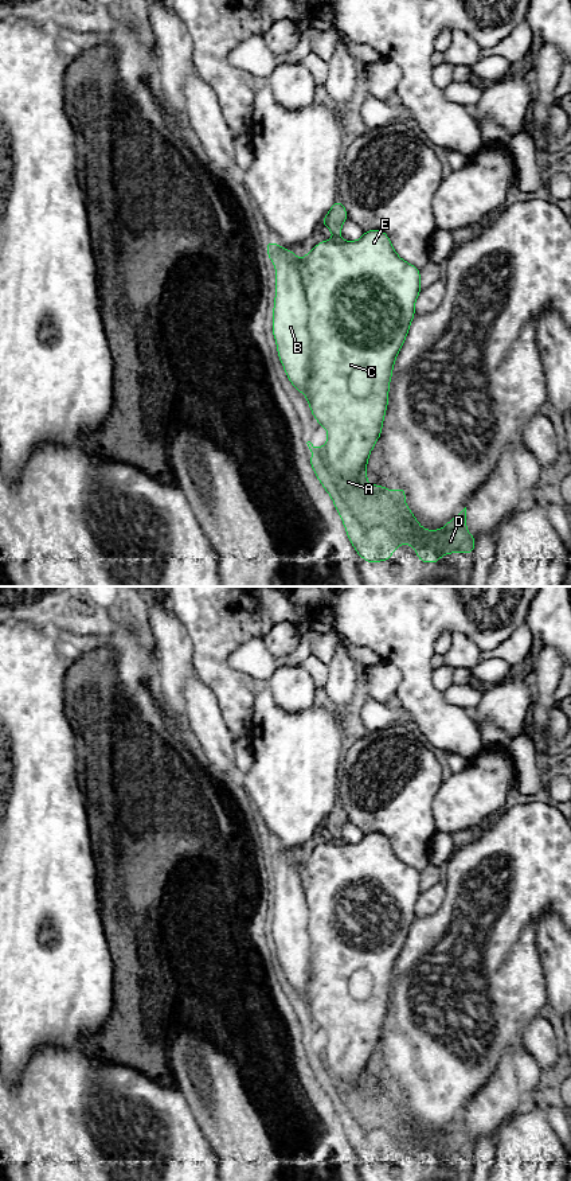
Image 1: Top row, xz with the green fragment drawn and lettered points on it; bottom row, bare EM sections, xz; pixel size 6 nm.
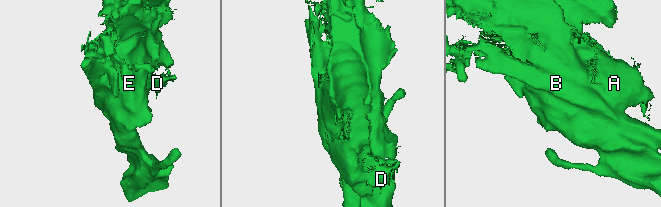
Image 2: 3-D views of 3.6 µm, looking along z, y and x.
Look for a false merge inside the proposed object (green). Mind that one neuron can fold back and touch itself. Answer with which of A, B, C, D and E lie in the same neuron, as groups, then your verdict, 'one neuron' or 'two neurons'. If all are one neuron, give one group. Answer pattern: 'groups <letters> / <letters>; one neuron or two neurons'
groups A C D E / B; two neurons

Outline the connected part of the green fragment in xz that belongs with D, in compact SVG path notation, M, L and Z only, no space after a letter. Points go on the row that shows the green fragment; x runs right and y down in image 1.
M337 199L321 223L335 238L317 243L300 262L310 338L305 397L313 417L328 432L324 447L306 443L313 455L309 463L364 561L387 561L402 543L412 546L423 564L437 564L449 553L472 554L476 537L466 527L466 507L442 529L426 530L407 507L404 488L392 492L379 484L368 484L367 463L382 434L394 363L407 338L422 287L419 269L396 254L384 231L367 230L359 241L341 239L341 226L347 219L347 210Z

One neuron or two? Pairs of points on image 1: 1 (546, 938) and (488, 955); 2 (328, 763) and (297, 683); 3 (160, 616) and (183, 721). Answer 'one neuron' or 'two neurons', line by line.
1: two neurons
2: two neurons
3: one neuron

